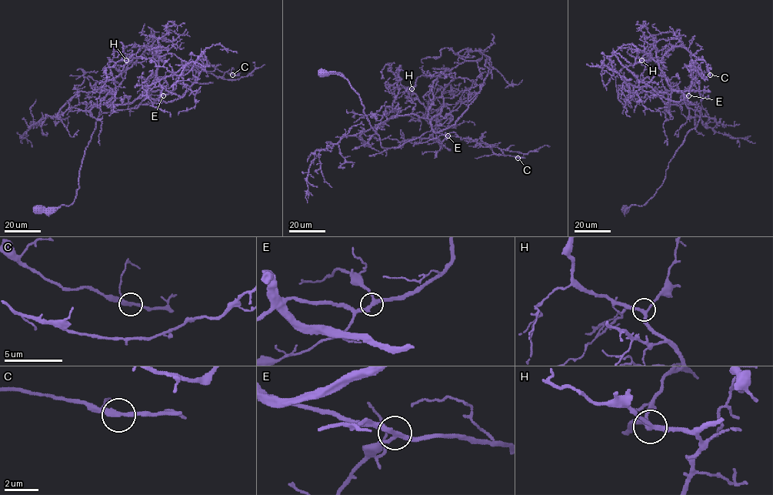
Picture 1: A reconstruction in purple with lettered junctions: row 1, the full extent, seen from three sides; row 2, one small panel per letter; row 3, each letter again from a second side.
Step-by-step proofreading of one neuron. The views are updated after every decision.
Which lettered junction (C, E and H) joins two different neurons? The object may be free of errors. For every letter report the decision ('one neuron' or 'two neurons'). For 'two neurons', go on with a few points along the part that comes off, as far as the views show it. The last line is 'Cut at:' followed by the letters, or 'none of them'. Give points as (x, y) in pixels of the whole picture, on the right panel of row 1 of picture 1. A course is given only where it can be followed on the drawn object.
C: one neuron
E: one neuron
H: one neuron
Cut at: none of them

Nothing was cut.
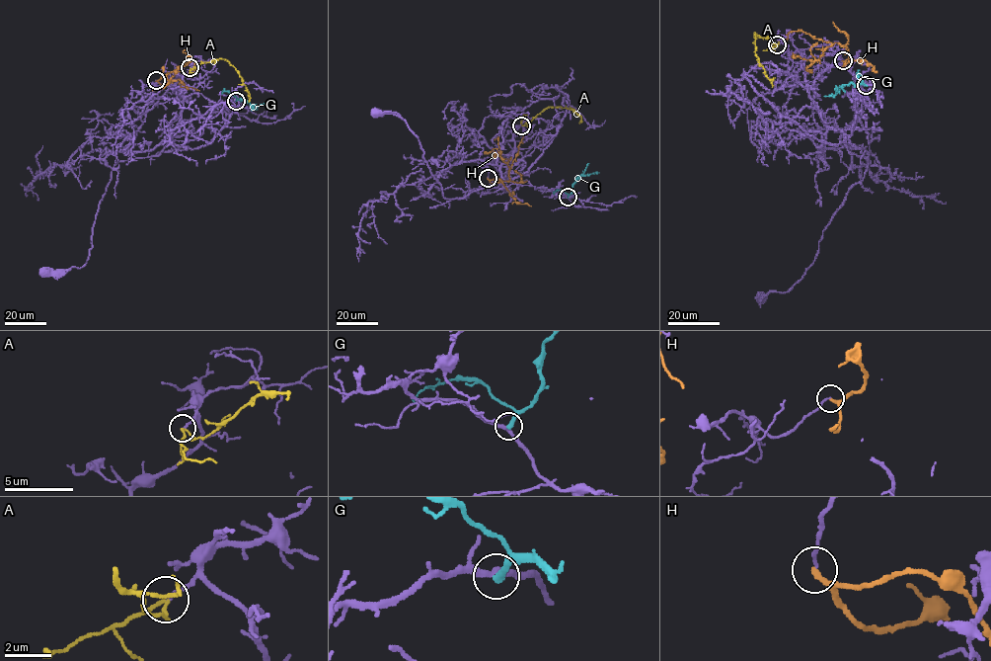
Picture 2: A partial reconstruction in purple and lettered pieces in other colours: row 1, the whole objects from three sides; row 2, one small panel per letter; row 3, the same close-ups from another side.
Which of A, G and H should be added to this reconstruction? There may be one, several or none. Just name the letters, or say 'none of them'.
none of them

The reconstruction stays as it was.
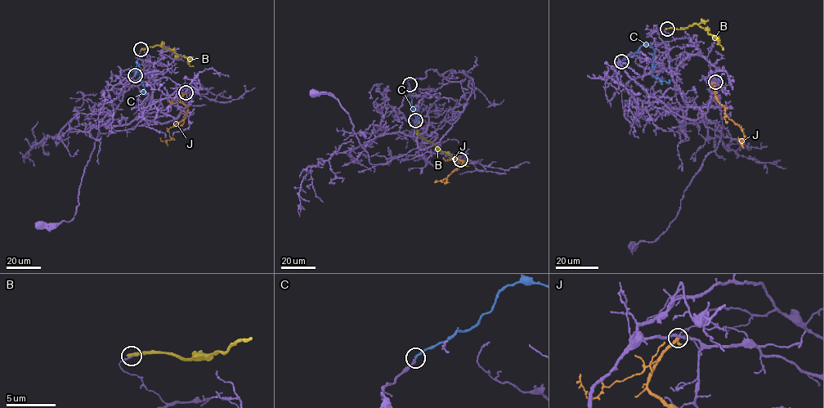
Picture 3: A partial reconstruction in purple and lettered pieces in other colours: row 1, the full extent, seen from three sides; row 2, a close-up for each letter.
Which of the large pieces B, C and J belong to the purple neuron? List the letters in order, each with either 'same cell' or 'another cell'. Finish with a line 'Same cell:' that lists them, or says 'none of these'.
B: another cell
C: same cell
J: another cell
Same cell: C

